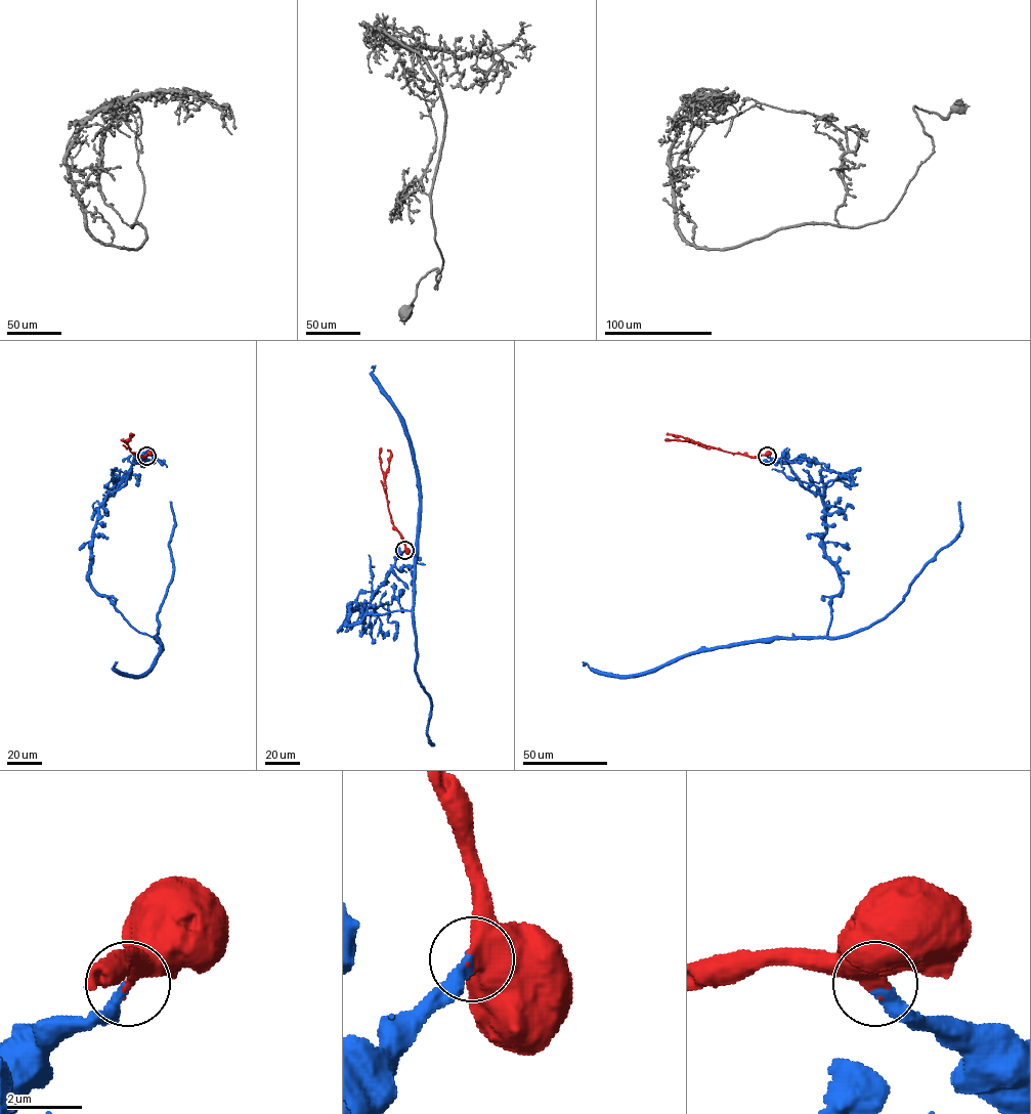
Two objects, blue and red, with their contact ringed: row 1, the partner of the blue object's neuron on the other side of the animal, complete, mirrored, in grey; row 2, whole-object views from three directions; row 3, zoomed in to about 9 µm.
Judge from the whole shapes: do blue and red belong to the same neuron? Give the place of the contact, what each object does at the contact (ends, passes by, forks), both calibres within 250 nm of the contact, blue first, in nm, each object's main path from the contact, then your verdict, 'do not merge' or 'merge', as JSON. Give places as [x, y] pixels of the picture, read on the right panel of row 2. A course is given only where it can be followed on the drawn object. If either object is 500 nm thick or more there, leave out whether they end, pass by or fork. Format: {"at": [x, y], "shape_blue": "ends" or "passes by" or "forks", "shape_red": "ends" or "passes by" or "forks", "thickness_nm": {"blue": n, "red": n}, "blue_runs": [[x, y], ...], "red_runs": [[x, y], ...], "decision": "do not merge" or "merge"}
{"at": [767, 456], "thickness_nm": {"blue": 320, "red": 650}, "blue_runs": [[767, 456], [823, 496], [823, 544], [842, 586], [827, 636], [700, 648], [631, 675], [582, 661]], "red_runs": [[767, 456], [732, 454], [668, 435]], "decision": "merge"}

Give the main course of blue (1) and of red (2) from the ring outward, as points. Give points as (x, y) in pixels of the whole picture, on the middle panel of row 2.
1: (405, 550), (371, 604), (349, 606), (349, 625), (413, 605), (419, 483), (400, 414), (372, 372), (375, 365)
2: (405, 550), (387, 505), (385, 474), (390, 452), (387, 451)

